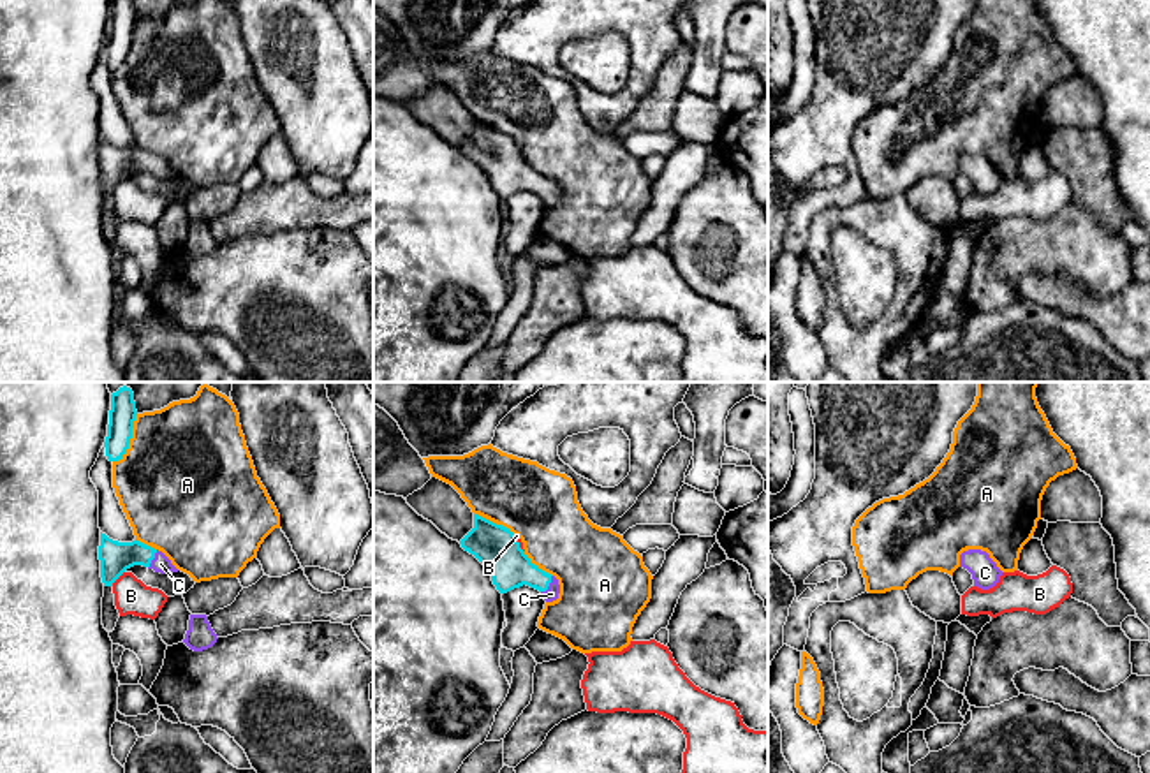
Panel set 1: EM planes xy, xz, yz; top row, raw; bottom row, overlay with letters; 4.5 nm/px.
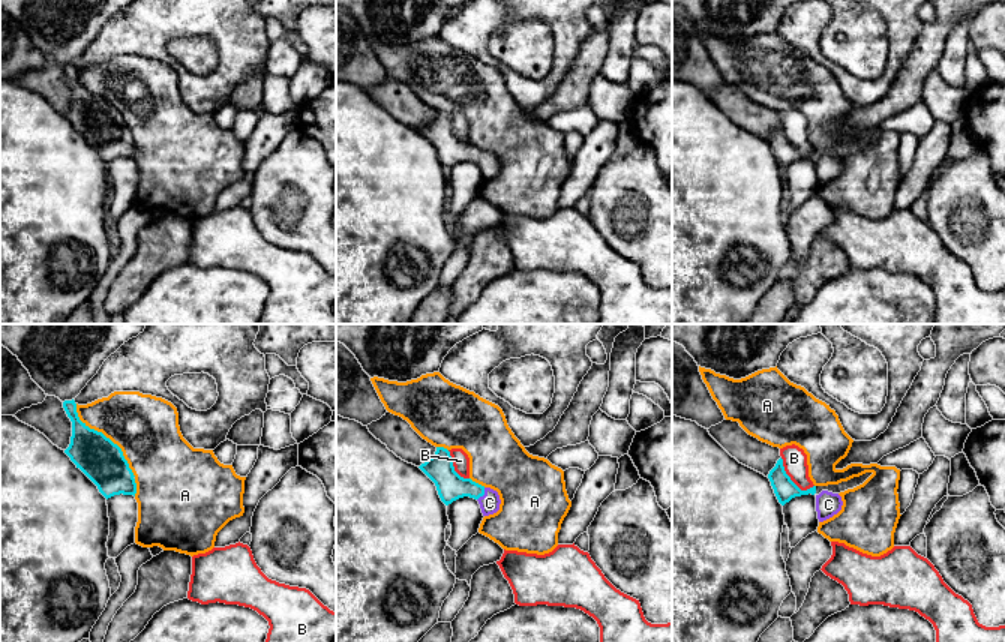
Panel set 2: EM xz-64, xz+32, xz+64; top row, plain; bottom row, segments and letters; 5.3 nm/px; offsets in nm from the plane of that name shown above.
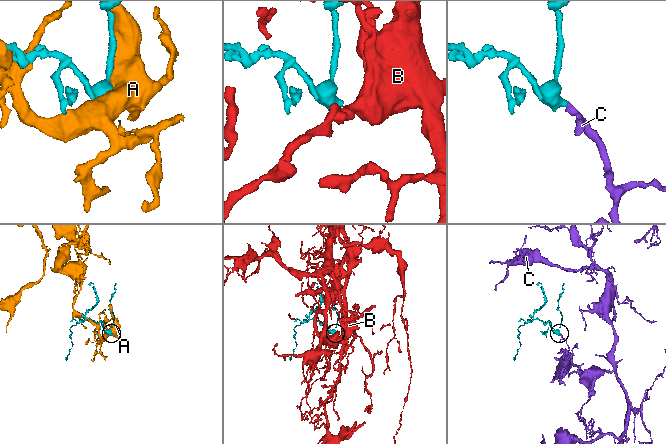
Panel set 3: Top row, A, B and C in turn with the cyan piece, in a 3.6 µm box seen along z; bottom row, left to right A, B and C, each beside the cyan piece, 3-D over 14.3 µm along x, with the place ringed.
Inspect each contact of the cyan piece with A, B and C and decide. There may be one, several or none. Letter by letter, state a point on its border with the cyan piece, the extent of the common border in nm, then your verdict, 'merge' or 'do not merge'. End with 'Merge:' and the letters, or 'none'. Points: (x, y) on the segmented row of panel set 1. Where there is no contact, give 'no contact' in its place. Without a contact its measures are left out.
A: xy (129, 441) | 260 nm | do not merge
B: xy (118, 576) | 90 nm | do not merge
C: xz (548, 585) | 90 nm | merge
Merge: C

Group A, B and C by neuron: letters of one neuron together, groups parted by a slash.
A / B / C

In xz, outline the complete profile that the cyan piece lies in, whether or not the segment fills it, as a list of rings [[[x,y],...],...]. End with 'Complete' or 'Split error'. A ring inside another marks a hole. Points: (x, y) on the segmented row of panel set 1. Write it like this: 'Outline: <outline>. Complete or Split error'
Outline: [[[474,514],[474,528],[460,544],[488,569],[502,595],[527,585],[539,590],[546,602],[558,599],[558,579],[530,562],[509,528]]]. Split error

